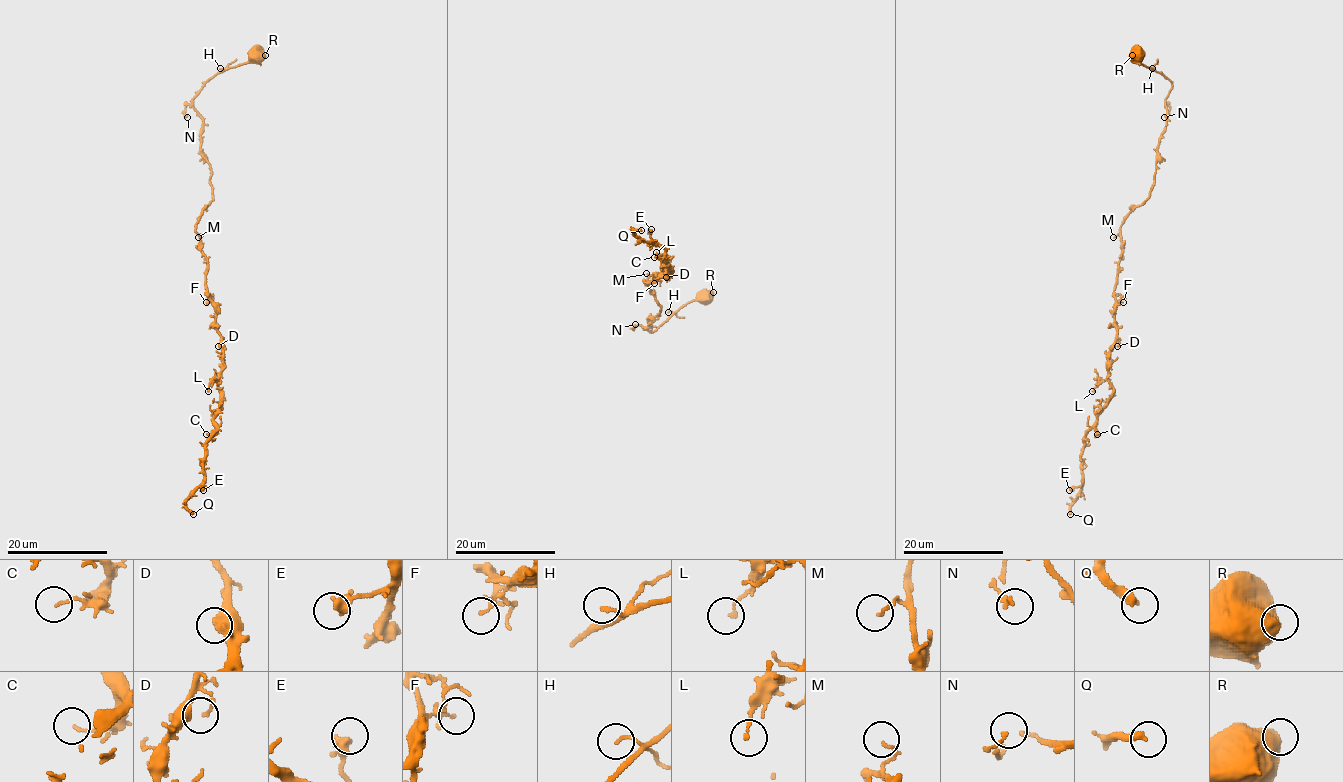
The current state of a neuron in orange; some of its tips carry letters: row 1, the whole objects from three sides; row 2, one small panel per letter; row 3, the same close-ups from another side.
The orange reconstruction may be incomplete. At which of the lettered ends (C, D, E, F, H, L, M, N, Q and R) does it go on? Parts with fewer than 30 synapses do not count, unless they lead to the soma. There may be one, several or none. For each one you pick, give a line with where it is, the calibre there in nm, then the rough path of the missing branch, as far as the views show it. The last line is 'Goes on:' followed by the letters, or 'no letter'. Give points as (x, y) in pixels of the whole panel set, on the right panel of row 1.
Q: place (1070, 514); calibre 320 nm
Goes on: Q

